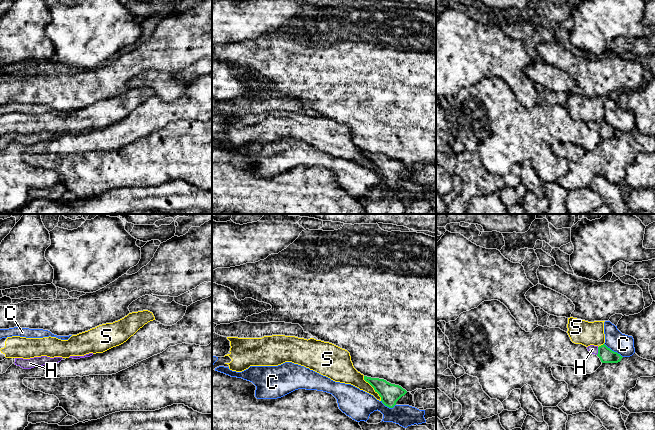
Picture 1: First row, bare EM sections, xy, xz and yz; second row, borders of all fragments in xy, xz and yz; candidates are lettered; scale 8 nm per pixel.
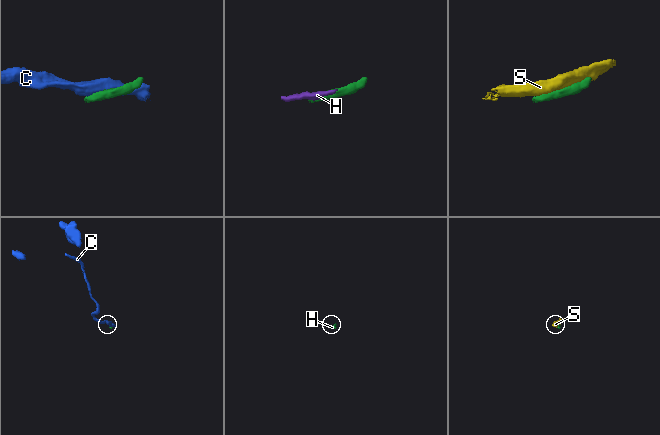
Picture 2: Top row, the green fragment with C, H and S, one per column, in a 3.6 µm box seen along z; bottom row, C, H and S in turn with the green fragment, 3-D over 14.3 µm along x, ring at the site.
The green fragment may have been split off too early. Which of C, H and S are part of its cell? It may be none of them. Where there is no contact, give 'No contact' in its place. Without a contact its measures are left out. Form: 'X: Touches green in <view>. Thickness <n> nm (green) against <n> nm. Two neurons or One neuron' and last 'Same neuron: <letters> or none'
C: Touches green in yz. Thickness 120 nm (green) against 160 nm. Two neurons
H: Touches green in yz. Thickness 120 nm (green) against 70 nm. One neuron
S: Touches green in xz. Thickness 160 nm (green) against 160 nm. Two neurons
Same neuron: H

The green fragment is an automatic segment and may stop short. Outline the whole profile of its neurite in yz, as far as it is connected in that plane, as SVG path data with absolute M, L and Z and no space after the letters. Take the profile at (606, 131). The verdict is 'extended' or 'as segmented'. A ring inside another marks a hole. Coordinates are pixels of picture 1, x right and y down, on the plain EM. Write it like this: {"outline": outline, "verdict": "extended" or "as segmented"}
{"outline": "M605 120L601 122L590 121L587 123L591 130L597 131L602 139L618 139L623 134L617 128L612 127Z", "verdict": "extended"}

